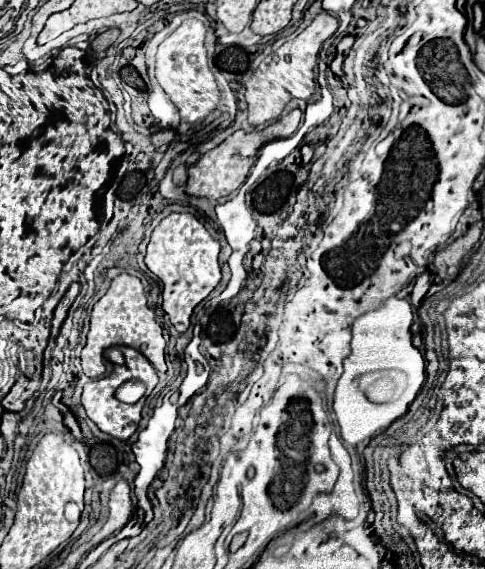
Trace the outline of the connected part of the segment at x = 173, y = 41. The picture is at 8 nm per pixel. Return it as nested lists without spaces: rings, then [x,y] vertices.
[[[185,20],[171,36],[167,36],[157,50],[157,64],[155,64],[155,78],[161,88],[167,92],[171,102],[177,106],[181,114],[181,122],[195,124],[203,120],[211,110],[215,110],[219,102],[219,88],[215,78],[207,66],[207,52],[205,52],[205,26],[201,20]]]

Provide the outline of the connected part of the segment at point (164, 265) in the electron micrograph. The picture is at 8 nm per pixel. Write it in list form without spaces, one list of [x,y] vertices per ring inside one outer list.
[[[169,214],[151,234],[147,254],[147,268],[163,282],[163,310],[171,324],[185,332],[193,308],[211,294],[221,280],[219,266],[219,242],[205,230],[205,226],[193,214]]]

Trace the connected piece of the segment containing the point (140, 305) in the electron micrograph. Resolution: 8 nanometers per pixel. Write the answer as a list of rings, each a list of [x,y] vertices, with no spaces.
[[[125,272],[111,282],[105,296],[91,310],[91,328],[87,334],[87,344],[81,352],[81,366],[89,378],[97,378],[105,372],[103,354],[113,346],[131,346],[143,352],[157,372],[165,374],[165,338],[161,334],[161,326],[155,322],[155,314],[147,306],[147,294],[141,278]]]

